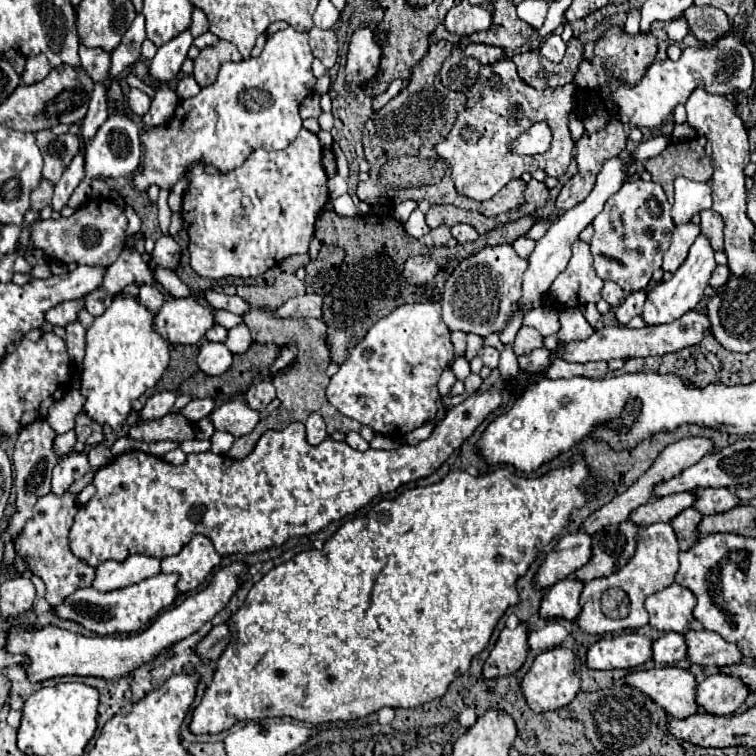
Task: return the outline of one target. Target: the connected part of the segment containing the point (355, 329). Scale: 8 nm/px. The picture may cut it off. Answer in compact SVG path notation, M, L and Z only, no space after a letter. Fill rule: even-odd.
M323 212L319 216L319 222L315 226L315 236L319 240L337 240L337 246L345 250L345 260L339 270L339 280L333 286L333 290L325 296L325 306L323 306L323 320L329 326L327 334L327 344L331 350L331 362L343 364L349 358L349 348L353 350L367 334L367 330L379 320L385 318L393 308L399 304L413 304L413 302L437 302L443 294L443 286L451 270L463 260L469 258L471 254L477 254L481 248L489 246L499 246L499 244L513 244L519 236L523 236L531 226L533 226L533 216L523 216L517 222L503 224L483 236L479 236L475 242L467 244L457 244L453 250L447 246L441 246L437 250L427 250L417 238L411 238L405 234L403 224L395 220L391 214L373 214L373 216L355 216L355 218L341 218L335 212ZM415 254L433 254L439 260L439 274L435 282L425 286L411 286L403 280L403 264L409 256ZM389 284L399 284L397 286L397 296L389 298Z

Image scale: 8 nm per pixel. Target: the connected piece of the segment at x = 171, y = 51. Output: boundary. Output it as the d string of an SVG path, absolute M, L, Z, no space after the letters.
M189 30L181 32L179 36L169 40L167 44L163 44L157 50L155 58L151 60L151 66L149 66L151 78L161 84L175 82L181 72L181 64L187 58L187 50L191 44L193 44L193 36Z

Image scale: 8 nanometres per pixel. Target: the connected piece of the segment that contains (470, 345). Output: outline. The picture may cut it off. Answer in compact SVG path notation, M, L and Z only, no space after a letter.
M468 333L466 338L467 347L464 357L470 362L473 356L479 356L479 354L481 354L481 350L483 350L483 336Z

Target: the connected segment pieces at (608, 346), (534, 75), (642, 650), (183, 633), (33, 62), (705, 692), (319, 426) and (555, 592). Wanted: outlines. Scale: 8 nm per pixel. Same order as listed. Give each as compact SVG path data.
M691 310L683 314L679 320L659 326L645 326L639 330L629 330L623 326L615 328L601 328L595 330L587 340L583 342L569 342L565 350L555 350L557 356L561 356L567 362L597 362L597 360L611 360L611 358L637 358L637 356L663 356L667 352L679 352L687 346L699 344L707 334L711 332L711 322L703 312Z
M573 38L567 48L565 60L559 64L549 62L545 56L537 54L535 50L515 54L513 62L523 82L533 86L535 90L545 90L545 88L557 88L567 82L573 82L579 70L581 58L583 58L583 46L579 38Z
M637 632L607 636L587 650L587 666L593 670L635 668L651 660L651 640Z
M233 562L221 568L201 592L191 594L173 610L159 614L149 628L133 636L83 636L69 630L61 630L51 624L43 628L13 624L5 634L5 650L11 654L27 656L29 662L25 662L25 670L31 682L43 682L57 676L95 676L103 680L125 678L127 674L131 674L131 670L153 662L163 650L169 650L179 640L197 632L205 622L209 622L217 612L221 612L231 600L231 596L237 592L241 576L247 574L247 570L249 566L245 562Z
M39 54L39 56L27 60L27 66L25 66L25 72L21 74L21 78L23 78L23 84L29 86L35 82L41 82L49 72L51 72L51 66L47 62L47 56Z
M725 674L707 676L701 684L697 684L697 690L695 690L695 702L699 702L699 710L705 710L705 712L715 714L715 716L733 714L745 702L747 696L749 696L749 688L745 684L741 684L739 680L725 676Z
M311 414L305 422L305 428L307 428L307 442L317 446L321 444L325 438L327 438L327 432L325 432L325 422L319 414Z
M565 578L547 588L543 592L539 616L545 620L555 620L555 618L565 618L565 620L575 620L581 612L579 606L579 596L583 590L583 582L575 578Z

